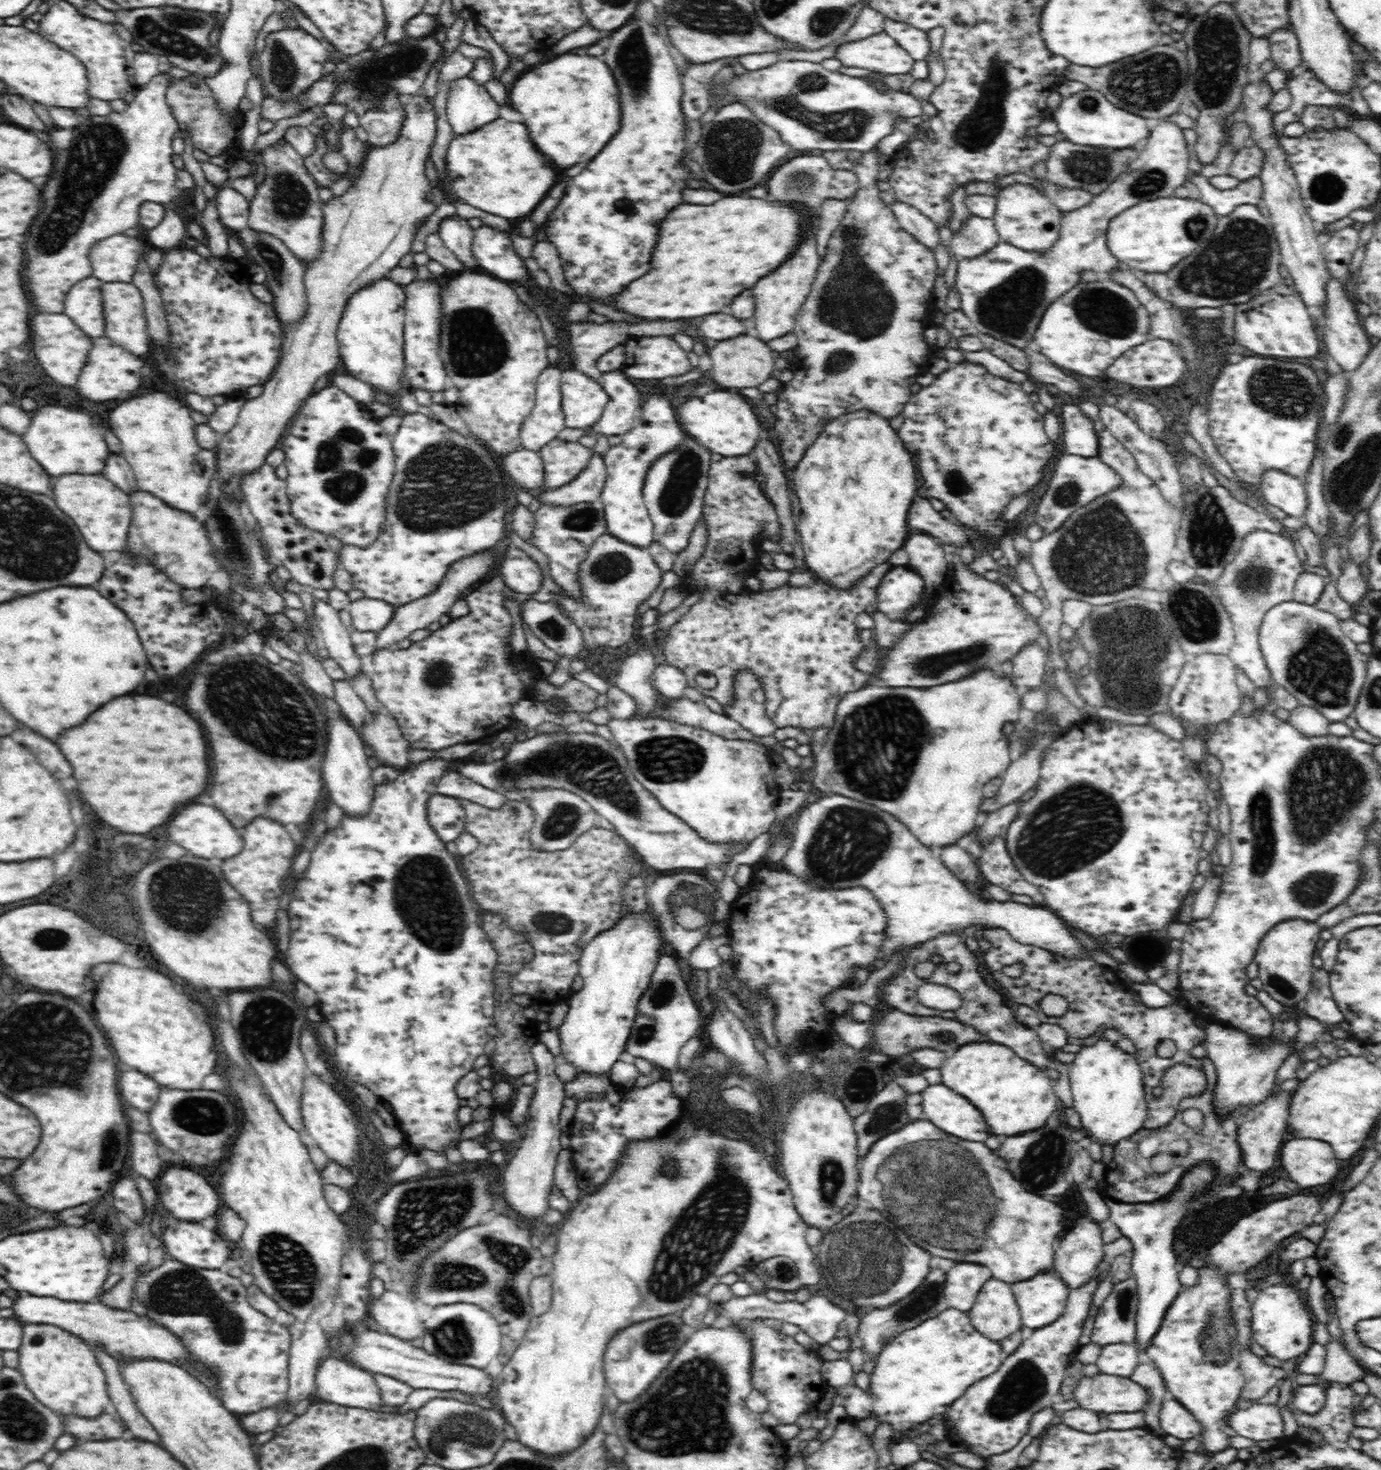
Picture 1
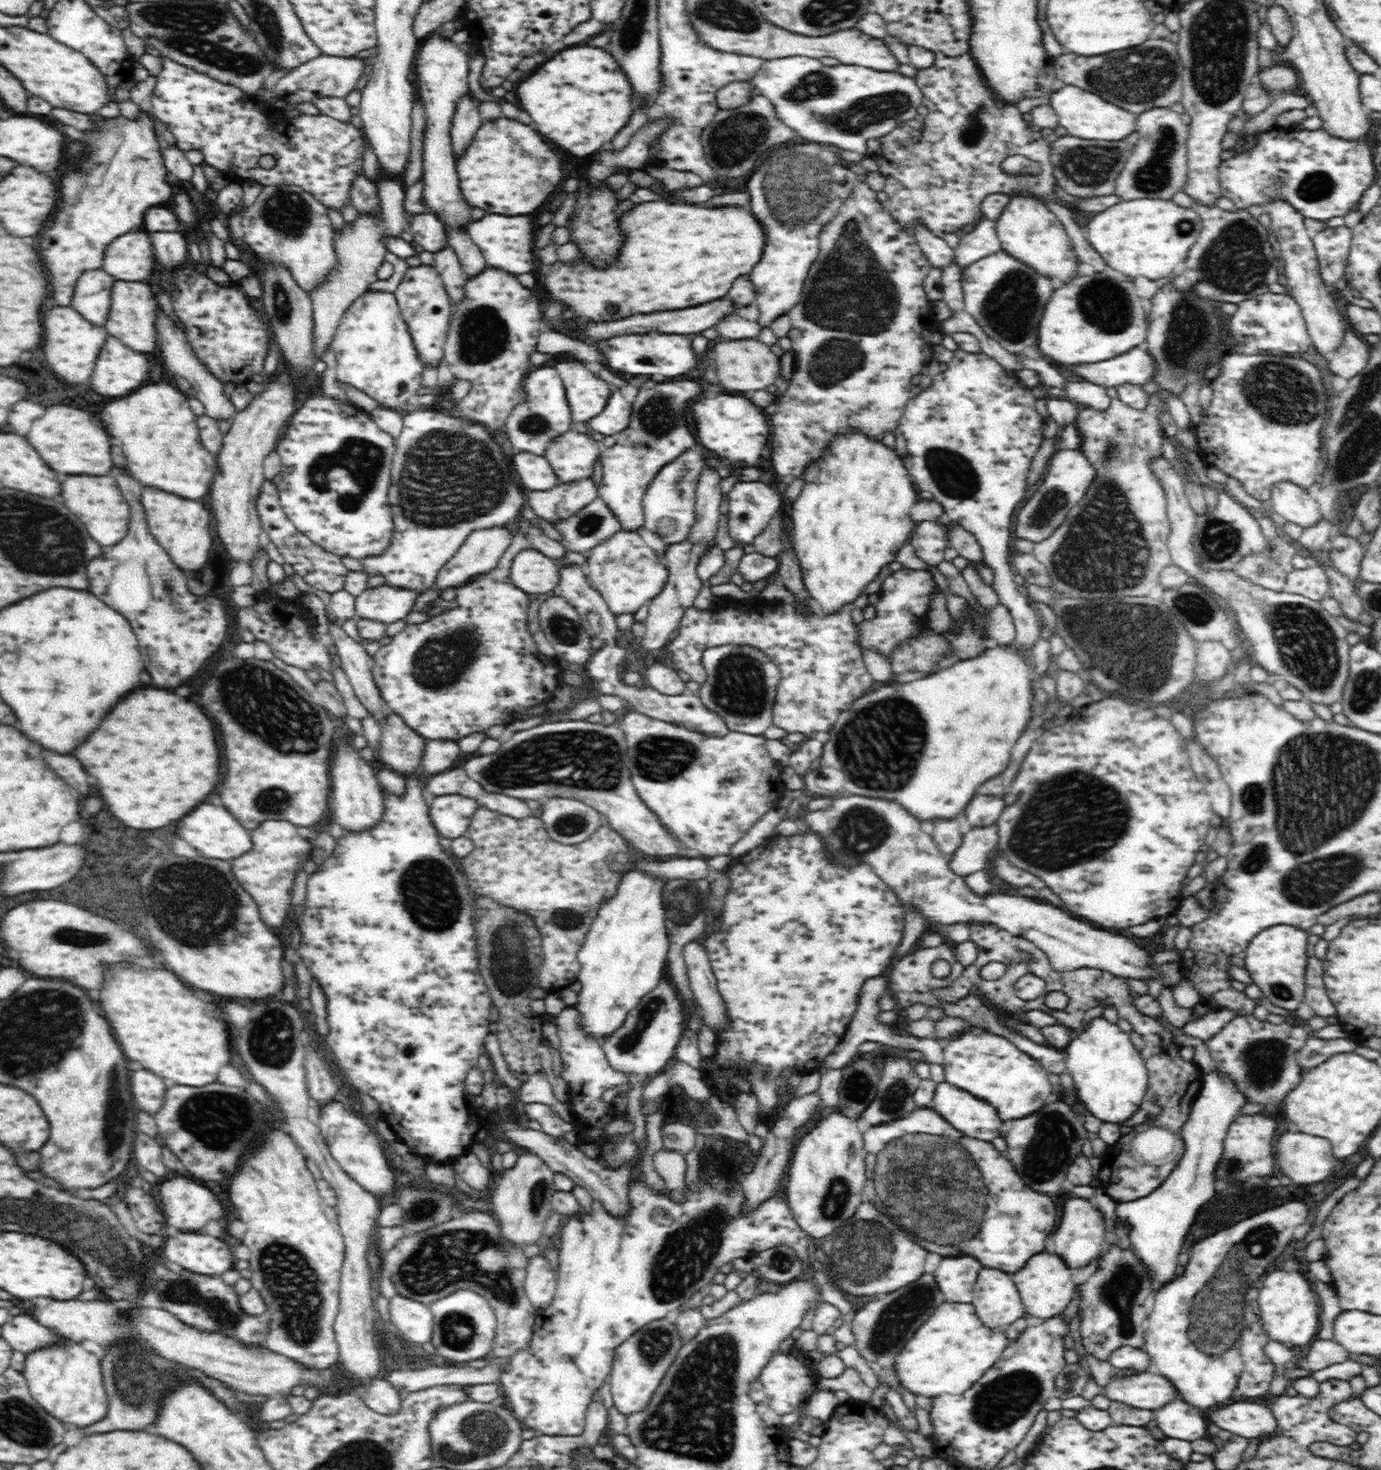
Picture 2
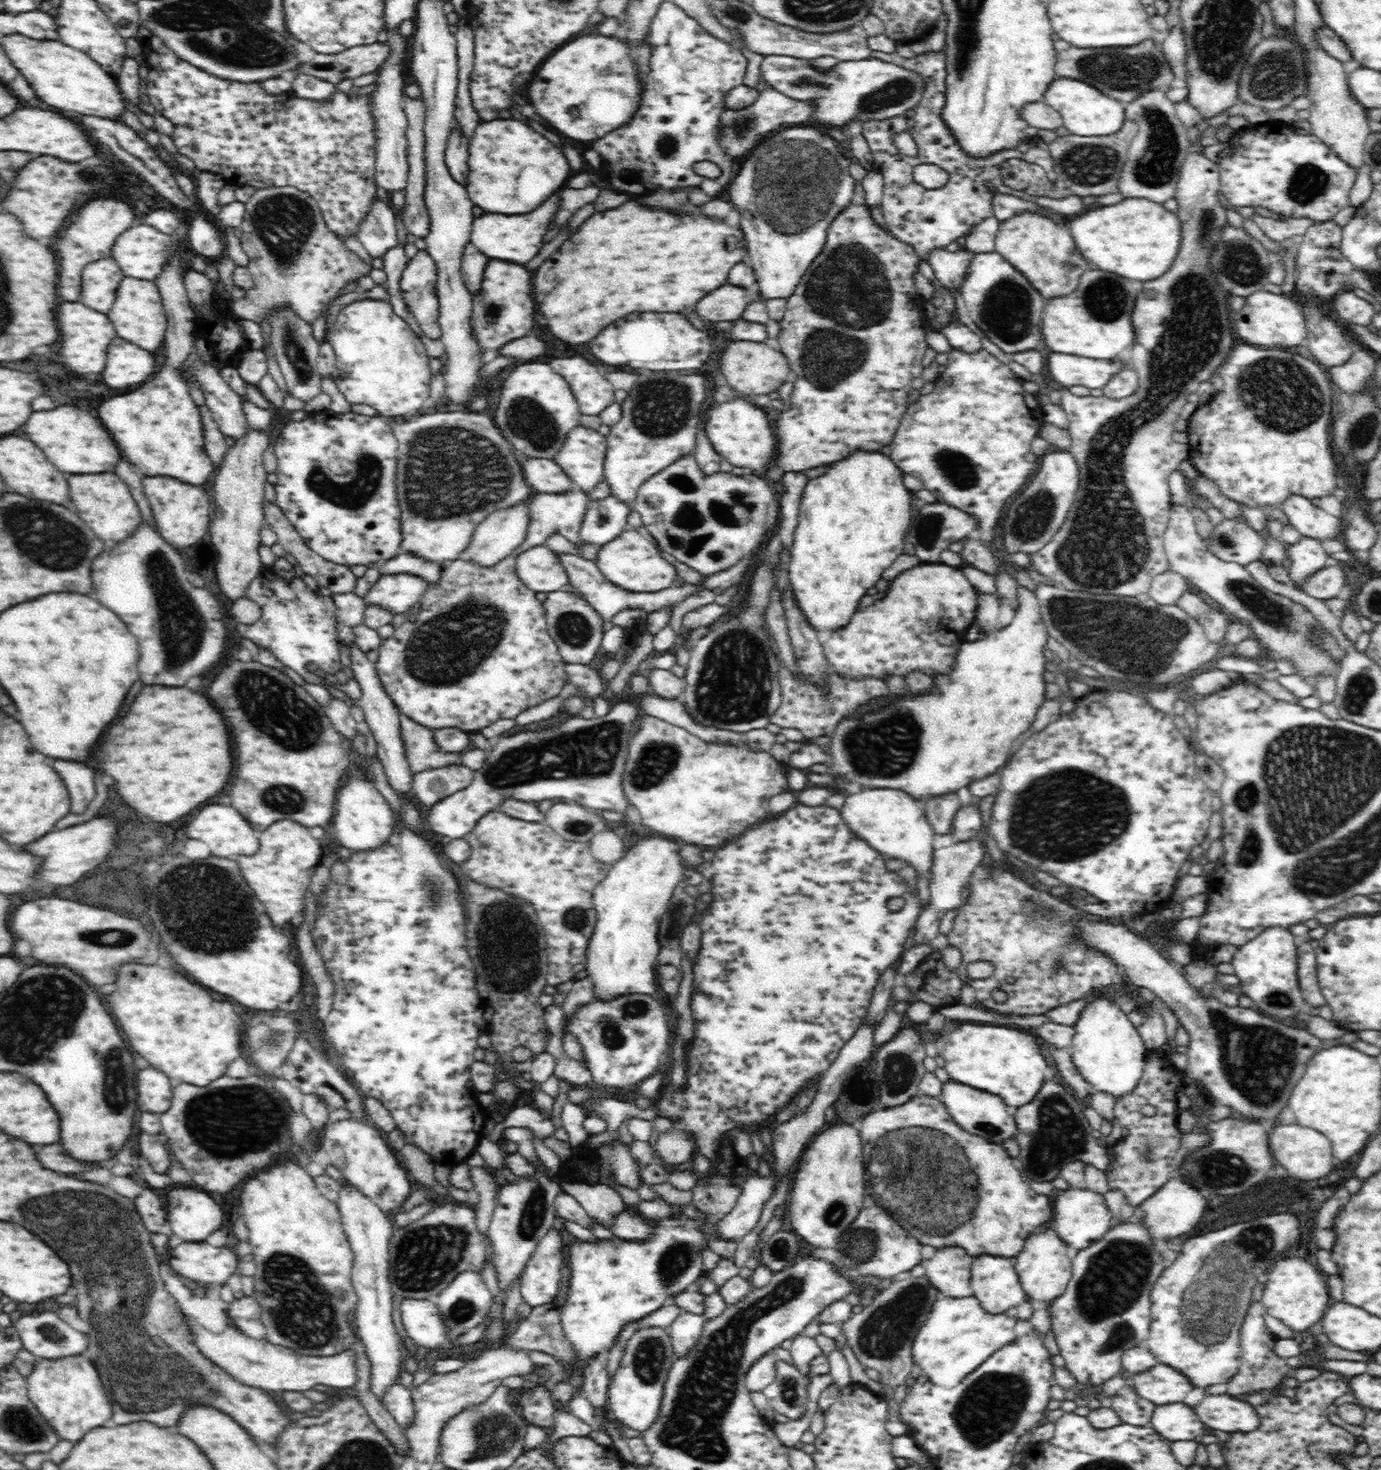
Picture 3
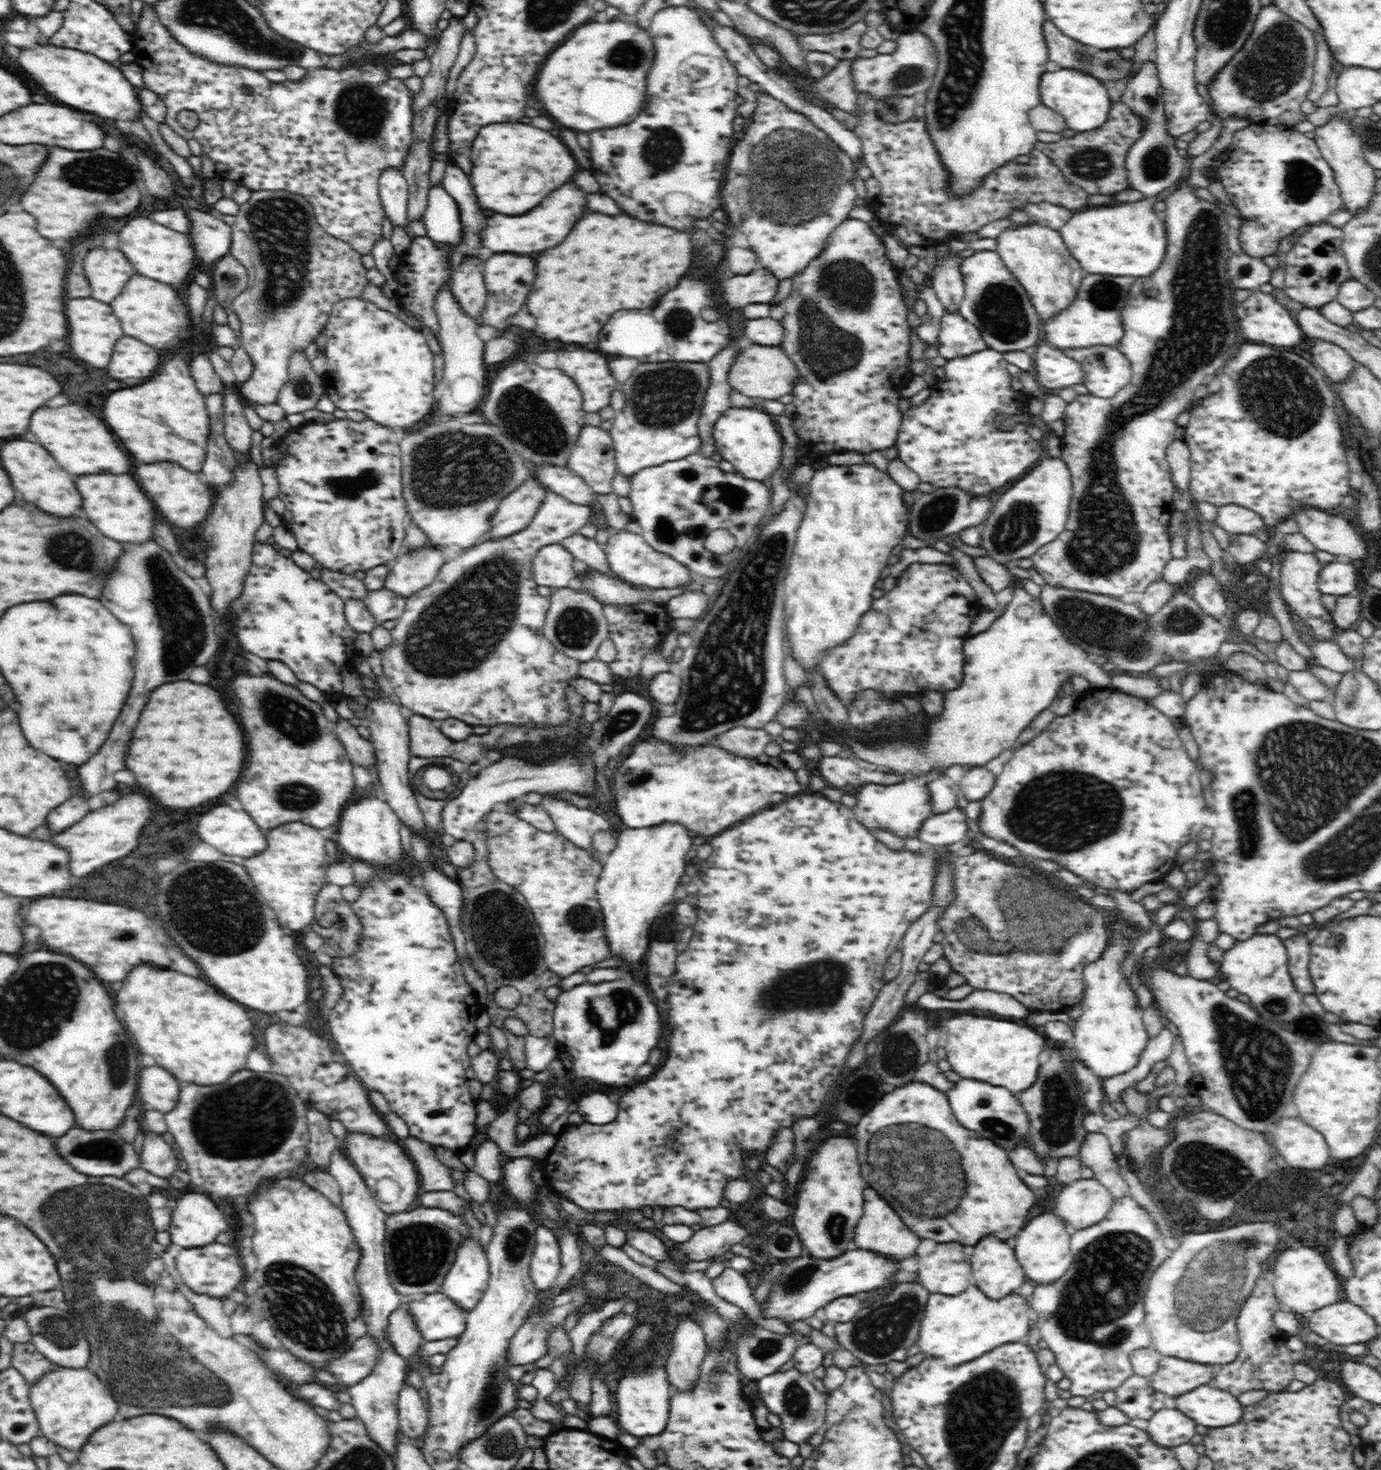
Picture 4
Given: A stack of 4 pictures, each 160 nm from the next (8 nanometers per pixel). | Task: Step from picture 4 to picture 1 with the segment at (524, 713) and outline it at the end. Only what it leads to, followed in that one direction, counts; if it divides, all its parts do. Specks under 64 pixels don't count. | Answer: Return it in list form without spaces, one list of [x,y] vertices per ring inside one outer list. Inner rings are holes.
[[[593,451],[582,472],[572,482],[563,487],[546,489],[537,499],[541,503],[571,505],[591,503],[599,499],[607,476],[607,464],[604,456]],[[496,574],[465,597],[470,605],[468,616],[452,619],[423,640],[412,642],[408,648],[376,650],[372,654],[374,671],[370,678],[376,698],[383,711],[395,719],[406,743],[412,744],[414,748],[444,750],[462,742],[476,742],[496,732],[502,732],[503,736],[508,731],[506,728],[510,728],[516,721],[510,714],[510,704],[532,696],[535,682],[544,679],[544,675],[538,671],[537,658],[532,655],[530,660],[523,660],[514,654],[507,656],[503,651],[510,647],[512,619],[503,605],[508,598],[519,600],[521,595],[510,591]]]

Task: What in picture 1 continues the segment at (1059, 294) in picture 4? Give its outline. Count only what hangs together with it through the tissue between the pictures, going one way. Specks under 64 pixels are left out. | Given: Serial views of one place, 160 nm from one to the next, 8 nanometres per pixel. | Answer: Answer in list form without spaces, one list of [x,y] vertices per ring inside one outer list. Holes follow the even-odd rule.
[[[1015,182],[998,188],[993,216],[1000,240],[1029,252],[1048,252],[1059,235],[1063,212],[1048,198],[1042,189],[1030,183]]]

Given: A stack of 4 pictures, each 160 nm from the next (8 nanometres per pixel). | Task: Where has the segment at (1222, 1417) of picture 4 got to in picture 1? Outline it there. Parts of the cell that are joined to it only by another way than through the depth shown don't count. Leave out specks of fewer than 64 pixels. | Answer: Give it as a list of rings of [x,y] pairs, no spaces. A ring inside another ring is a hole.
[[[1252,1403],[1237,1409],[1228,1424],[1240,1436],[1254,1441],[1284,1438],[1284,1420],[1276,1405]]]

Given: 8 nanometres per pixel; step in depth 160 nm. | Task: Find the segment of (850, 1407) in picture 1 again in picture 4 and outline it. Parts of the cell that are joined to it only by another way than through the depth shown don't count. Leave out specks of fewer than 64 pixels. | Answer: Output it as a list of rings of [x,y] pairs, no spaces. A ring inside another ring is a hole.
[[[975,1285],[959,1296],[932,1293],[920,1321],[918,1348],[926,1359],[940,1361],[948,1369],[962,1367],[1002,1344],[1024,1342],[1031,1328],[1029,1307],[1018,1294],[1000,1301],[986,1299]]]

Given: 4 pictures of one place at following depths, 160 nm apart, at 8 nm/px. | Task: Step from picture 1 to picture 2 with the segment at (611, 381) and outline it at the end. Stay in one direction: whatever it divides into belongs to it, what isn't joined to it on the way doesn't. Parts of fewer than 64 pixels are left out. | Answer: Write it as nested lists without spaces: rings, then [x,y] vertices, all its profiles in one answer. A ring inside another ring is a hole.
[[[616,386],[611,390],[612,394],[604,410],[598,417],[592,417],[592,420],[588,421],[589,433],[600,432],[604,436],[612,436],[628,428],[632,418],[632,404],[622,394],[622,388]]]

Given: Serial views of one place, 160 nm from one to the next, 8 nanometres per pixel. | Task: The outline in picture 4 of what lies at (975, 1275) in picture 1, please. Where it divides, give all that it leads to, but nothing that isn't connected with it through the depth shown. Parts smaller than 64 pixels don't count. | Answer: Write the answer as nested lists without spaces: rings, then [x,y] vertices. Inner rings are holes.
[[[938,1244],[936,1252],[918,1262],[920,1283],[932,1294],[959,1296],[974,1286],[970,1260],[973,1248]]]

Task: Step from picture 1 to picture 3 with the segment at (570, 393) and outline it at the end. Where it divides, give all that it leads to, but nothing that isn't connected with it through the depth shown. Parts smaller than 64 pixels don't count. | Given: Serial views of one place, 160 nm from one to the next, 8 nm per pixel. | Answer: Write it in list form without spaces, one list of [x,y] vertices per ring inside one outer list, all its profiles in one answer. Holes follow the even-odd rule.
[[[556,358],[550,362],[554,372],[560,373],[567,381],[572,390],[572,395],[578,403],[580,414],[584,416],[599,416],[610,404],[614,403],[613,384],[596,372],[592,364],[588,364],[584,358]]]

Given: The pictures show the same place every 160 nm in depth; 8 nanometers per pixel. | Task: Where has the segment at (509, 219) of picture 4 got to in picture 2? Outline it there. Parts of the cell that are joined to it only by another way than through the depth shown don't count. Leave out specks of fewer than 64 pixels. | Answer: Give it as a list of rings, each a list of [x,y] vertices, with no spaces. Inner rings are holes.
[[[488,214],[482,220],[470,222],[467,229],[472,240],[482,250],[486,269],[508,272],[508,275],[514,274],[516,277],[534,272],[534,264],[530,262],[530,260],[534,260],[532,258],[534,228],[532,228],[532,220],[528,216],[496,216],[496,214]]]

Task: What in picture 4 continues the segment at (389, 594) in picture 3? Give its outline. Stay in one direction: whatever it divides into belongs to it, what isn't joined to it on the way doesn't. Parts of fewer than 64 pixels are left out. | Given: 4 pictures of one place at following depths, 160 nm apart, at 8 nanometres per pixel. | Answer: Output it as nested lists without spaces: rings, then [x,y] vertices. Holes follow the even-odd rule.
[[[426,547],[408,551],[398,556],[384,579],[383,588],[408,599],[432,584],[444,563],[444,557],[438,548]]]

